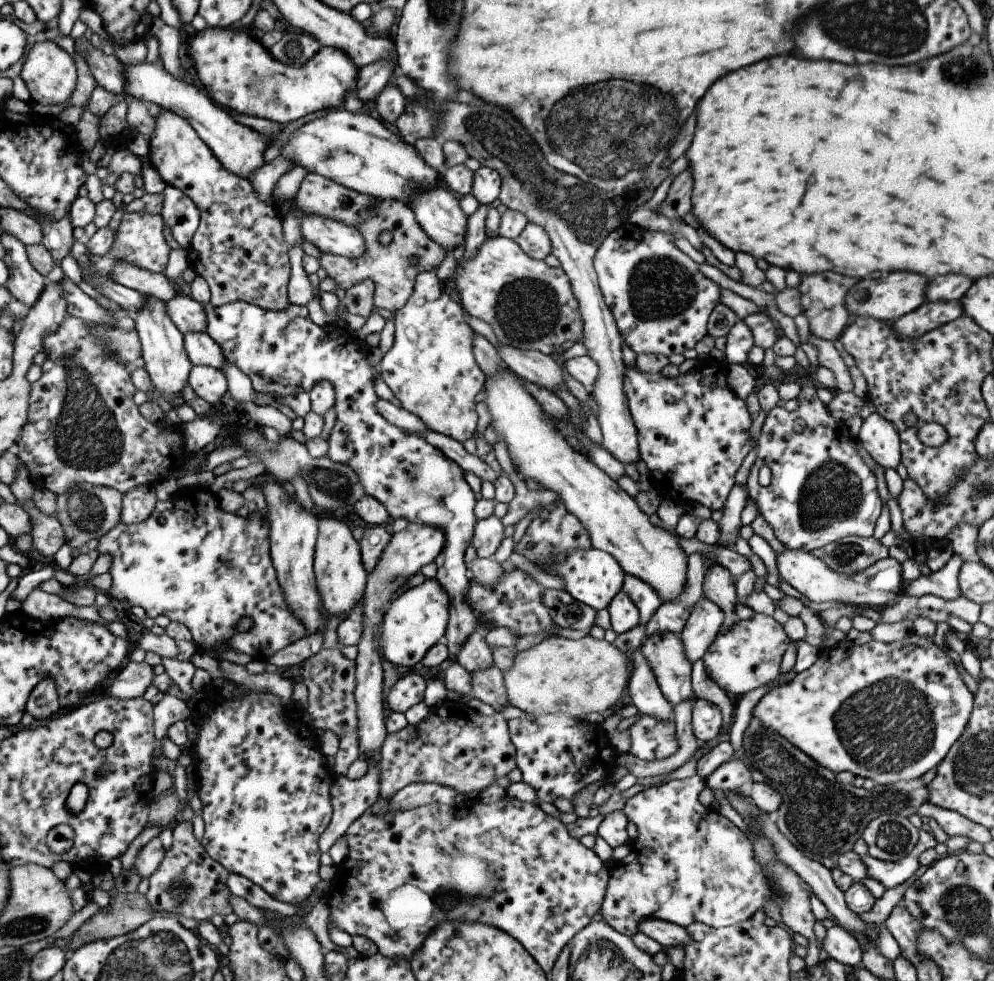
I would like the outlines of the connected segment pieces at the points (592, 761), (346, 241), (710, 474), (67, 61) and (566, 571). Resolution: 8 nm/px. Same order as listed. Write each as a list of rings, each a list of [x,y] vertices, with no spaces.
[[[546,714],[540,717],[522,716],[508,720],[509,736],[516,750],[517,768],[522,772],[522,781],[533,787],[540,800],[554,804],[558,798],[572,800],[574,794],[578,794],[582,788],[605,782],[614,775],[619,766],[618,751],[611,745],[601,720],[593,719],[591,724],[580,722],[580,717],[572,718],[568,714]]]
[[[302,216],[300,233],[321,252],[334,254],[339,258],[360,258],[366,252],[366,240],[356,227],[330,218]]]
[[[710,361],[688,374],[664,378],[661,372],[640,372],[638,366],[624,368],[624,392],[628,410],[636,426],[640,459],[655,480],[661,498],[701,504],[710,511],[723,509],[734,488],[735,477],[751,450],[752,420],[746,402],[741,400],[728,384],[728,363]]]
[[[52,41],[38,42],[28,52],[19,76],[28,87],[30,101],[42,105],[64,104],[70,100],[78,78],[75,59]]]
[[[599,549],[576,550],[576,552],[556,552],[554,562],[548,562],[541,567],[551,576],[559,576],[564,582],[564,591],[568,592],[574,600],[594,608],[596,611],[608,609],[612,598],[623,590],[624,570],[620,564],[608,554]]]

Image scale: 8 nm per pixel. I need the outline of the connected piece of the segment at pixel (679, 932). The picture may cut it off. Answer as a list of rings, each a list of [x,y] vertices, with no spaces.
[[[642,918],[638,922],[639,932],[658,942],[664,950],[675,946],[684,947],[690,940],[693,940],[686,927],[662,921],[658,918]]]

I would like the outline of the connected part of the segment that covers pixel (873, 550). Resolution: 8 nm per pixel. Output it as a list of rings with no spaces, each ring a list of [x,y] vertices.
[[[845,537],[840,541],[830,542],[824,546],[825,553],[820,558],[826,566],[830,566],[840,574],[852,576],[860,574],[878,560],[888,557],[888,550],[884,544],[873,537]]]

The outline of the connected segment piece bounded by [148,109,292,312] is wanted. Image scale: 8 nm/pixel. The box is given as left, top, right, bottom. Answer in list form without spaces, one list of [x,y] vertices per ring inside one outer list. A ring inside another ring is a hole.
[[[162,109],[155,120],[154,134],[149,141],[148,160],[150,166],[158,170],[160,178],[167,182],[167,185],[184,192],[198,208],[199,228],[186,251],[189,267],[197,276],[202,276],[210,287],[212,304],[223,308],[230,307],[237,301],[245,301],[264,310],[276,312],[286,310],[291,305],[287,287],[292,266],[289,247],[284,240],[283,216],[279,207],[274,202],[262,202],[248,179],[226,170],[210,148],[202,142],[202,138],[196,134],[196,130],[182,116]]]

